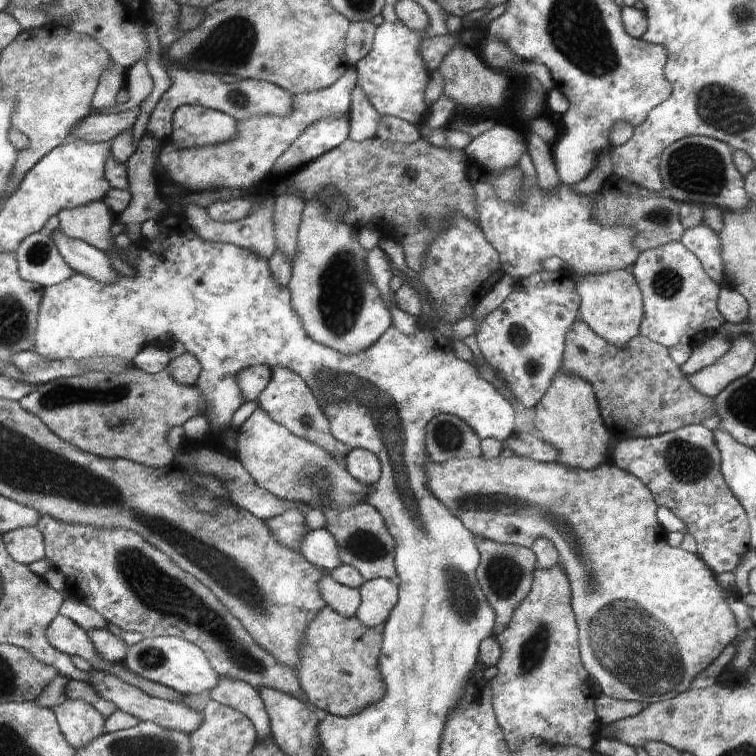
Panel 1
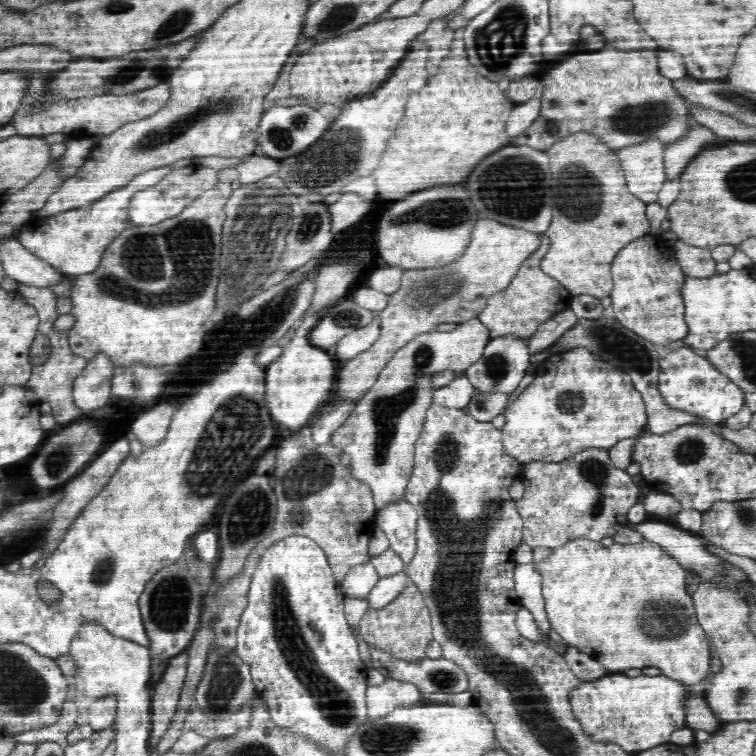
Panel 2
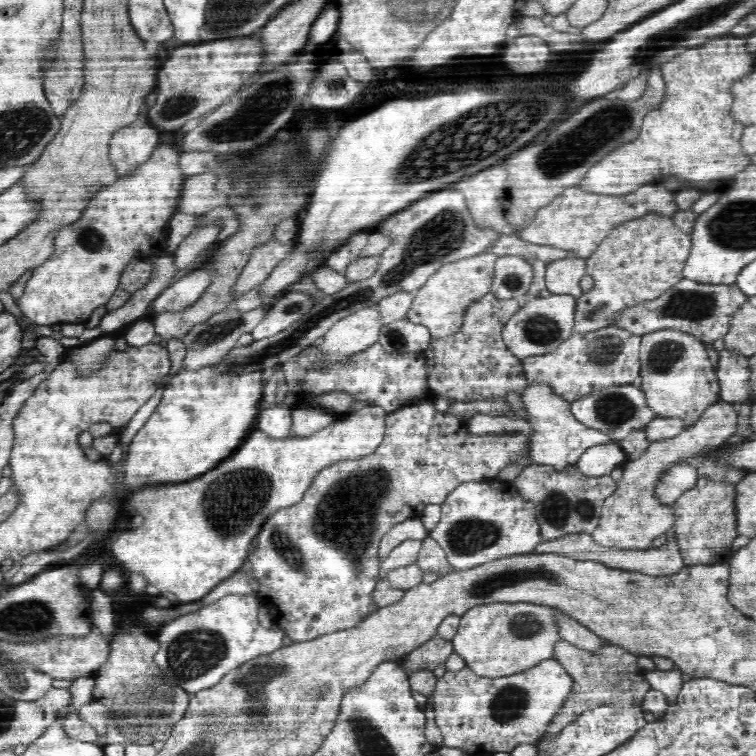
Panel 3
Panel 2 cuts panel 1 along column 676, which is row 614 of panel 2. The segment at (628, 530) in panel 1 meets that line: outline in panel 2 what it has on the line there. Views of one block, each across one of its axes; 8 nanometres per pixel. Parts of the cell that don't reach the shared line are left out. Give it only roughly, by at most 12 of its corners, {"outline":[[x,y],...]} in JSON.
{"outline":[[659,544],[533,562],[554,632],[609,672],[702,683],[710,641]]}

